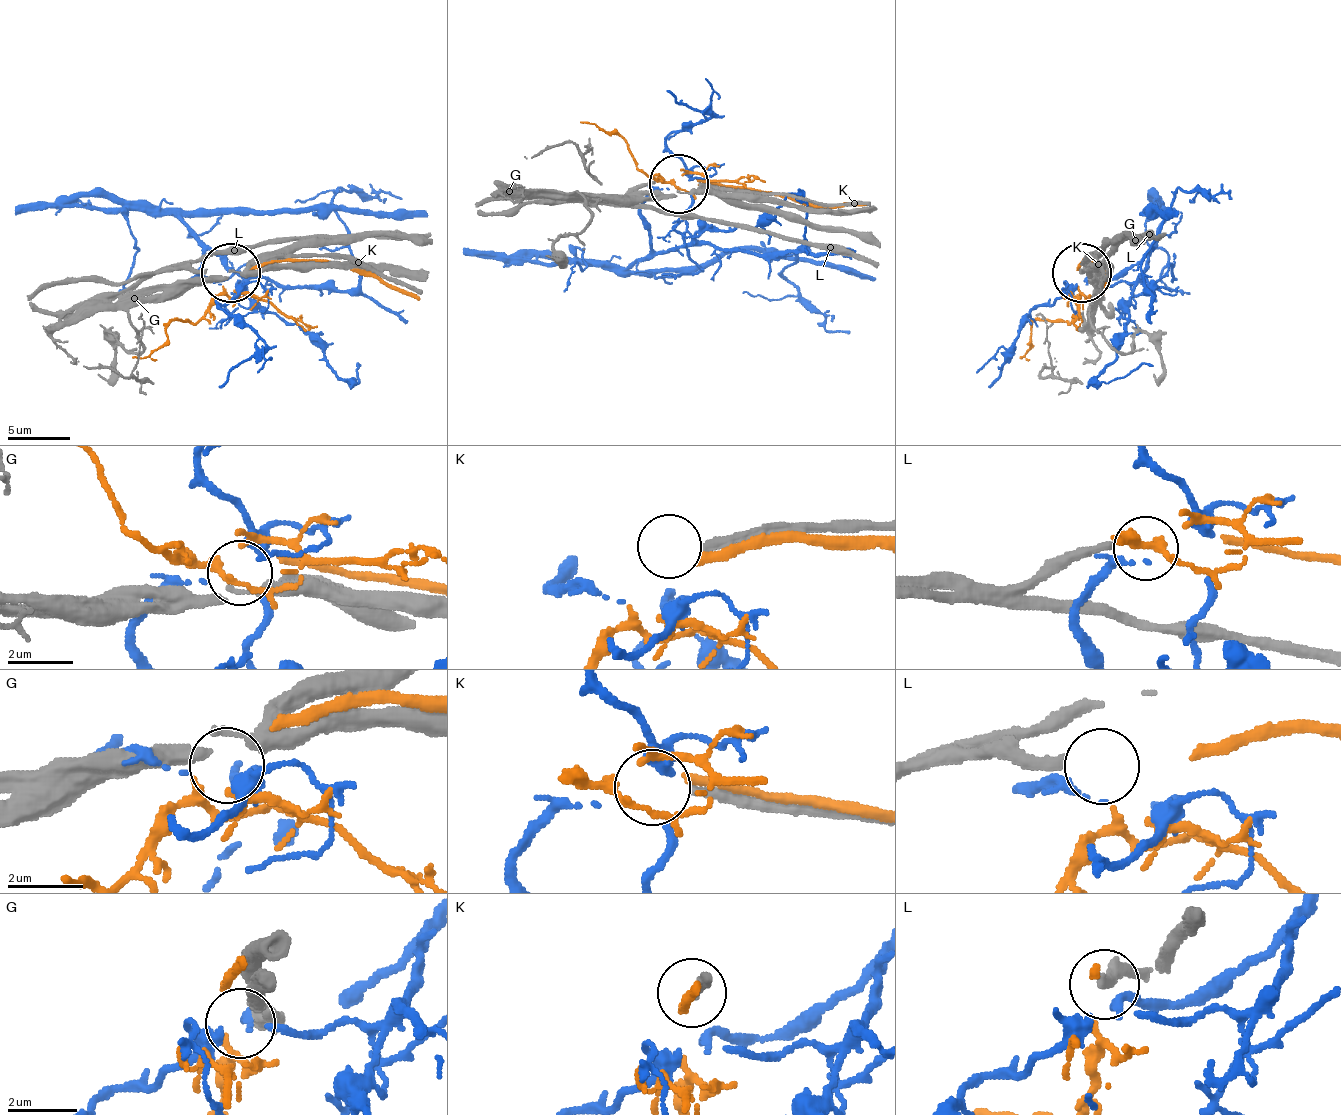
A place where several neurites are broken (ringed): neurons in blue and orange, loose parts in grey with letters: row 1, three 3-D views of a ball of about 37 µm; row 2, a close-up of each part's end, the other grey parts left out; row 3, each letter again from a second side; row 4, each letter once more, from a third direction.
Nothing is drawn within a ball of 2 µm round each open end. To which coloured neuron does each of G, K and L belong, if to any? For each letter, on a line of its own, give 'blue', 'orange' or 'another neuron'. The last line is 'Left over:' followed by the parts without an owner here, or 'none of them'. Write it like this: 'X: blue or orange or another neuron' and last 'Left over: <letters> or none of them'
G: another neuron
K: another neuron
L: orange
Left over: G, K

